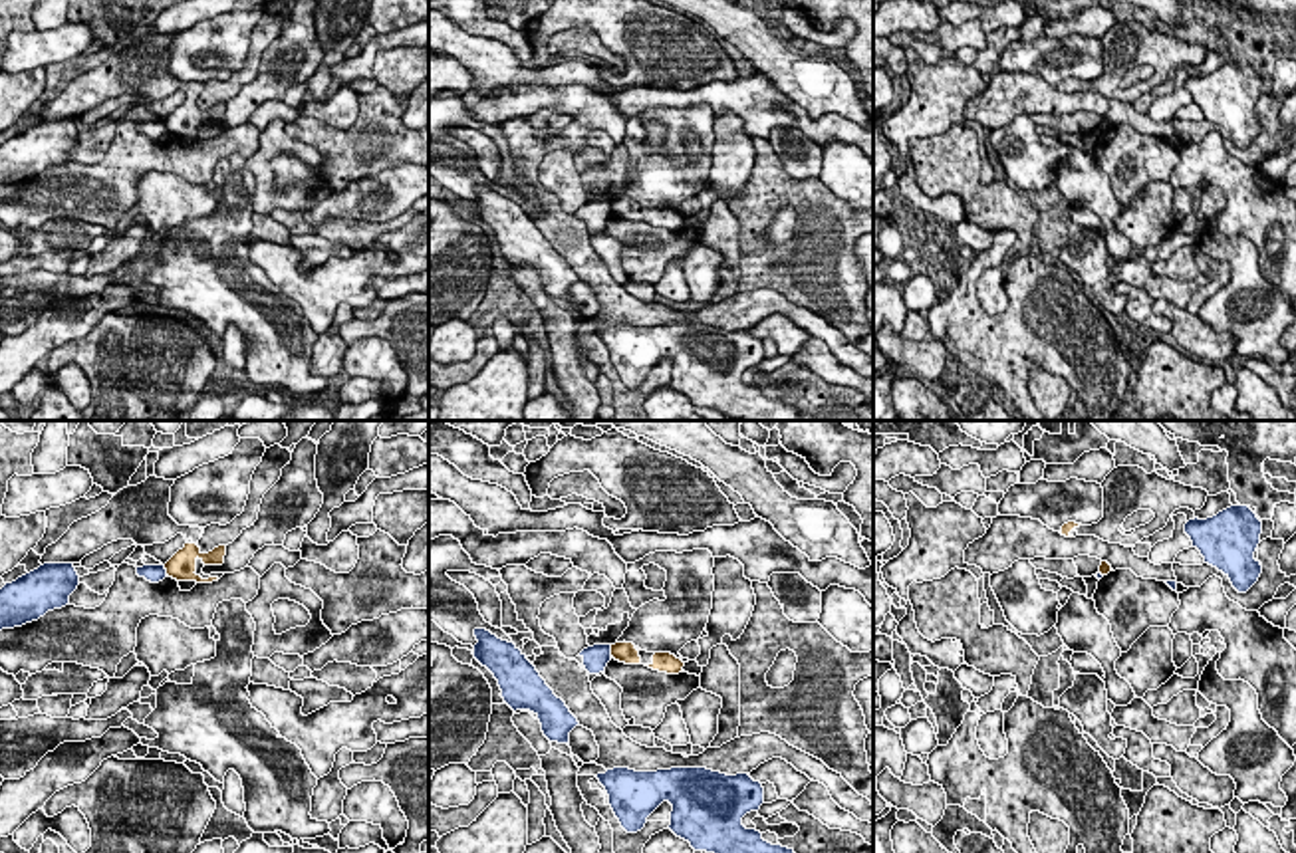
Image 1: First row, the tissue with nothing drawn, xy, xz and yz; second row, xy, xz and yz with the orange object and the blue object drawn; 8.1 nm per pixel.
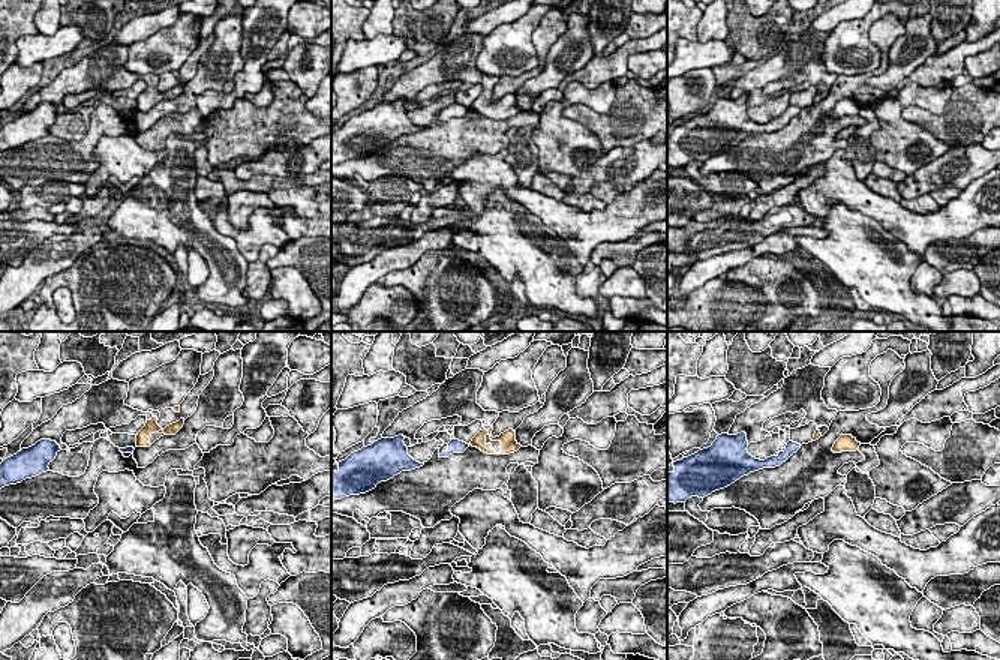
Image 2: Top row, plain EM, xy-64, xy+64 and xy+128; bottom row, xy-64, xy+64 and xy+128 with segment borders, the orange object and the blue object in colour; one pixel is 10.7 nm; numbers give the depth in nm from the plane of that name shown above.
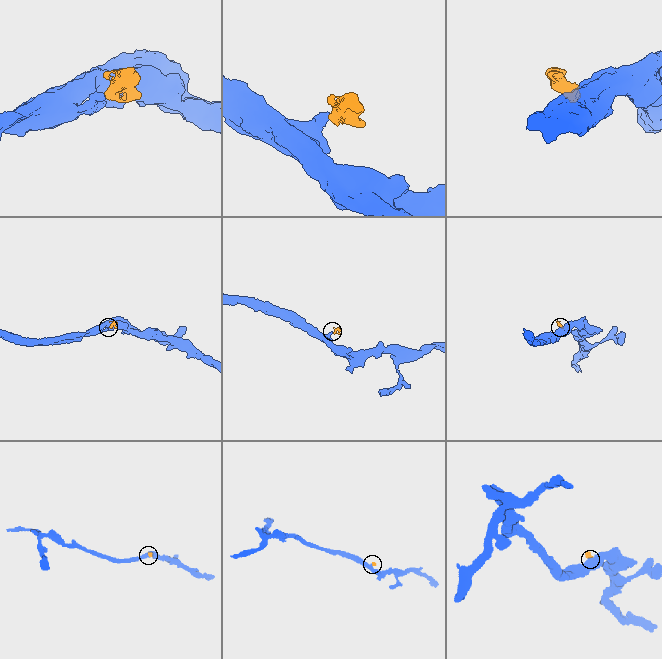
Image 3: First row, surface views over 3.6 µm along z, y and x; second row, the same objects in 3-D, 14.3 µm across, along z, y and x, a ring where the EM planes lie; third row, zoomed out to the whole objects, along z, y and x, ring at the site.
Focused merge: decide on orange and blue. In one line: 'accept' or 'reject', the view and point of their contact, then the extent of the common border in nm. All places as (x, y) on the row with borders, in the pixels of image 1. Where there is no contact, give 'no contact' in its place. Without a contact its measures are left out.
reject; meets orange in xz at (612, 651); contact 100 nm long

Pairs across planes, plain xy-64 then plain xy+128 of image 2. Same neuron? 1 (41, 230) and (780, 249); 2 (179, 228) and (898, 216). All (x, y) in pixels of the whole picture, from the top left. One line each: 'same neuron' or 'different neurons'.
1: different neurons
2: different neurons

